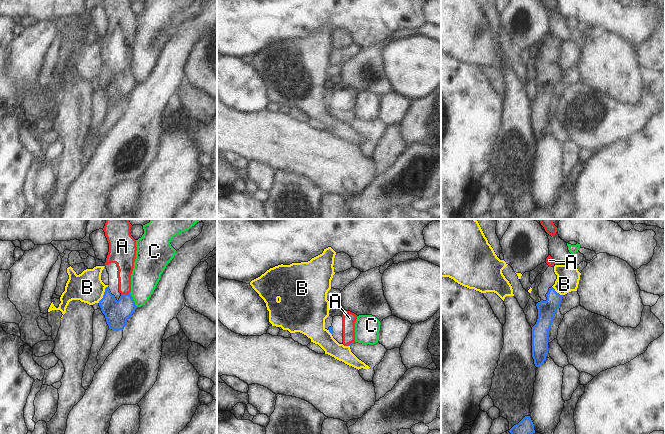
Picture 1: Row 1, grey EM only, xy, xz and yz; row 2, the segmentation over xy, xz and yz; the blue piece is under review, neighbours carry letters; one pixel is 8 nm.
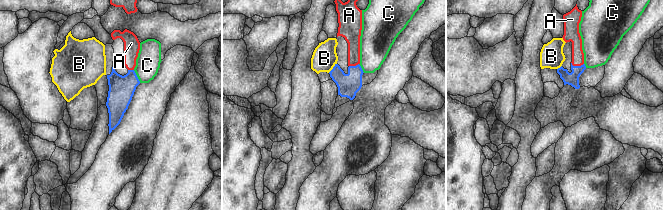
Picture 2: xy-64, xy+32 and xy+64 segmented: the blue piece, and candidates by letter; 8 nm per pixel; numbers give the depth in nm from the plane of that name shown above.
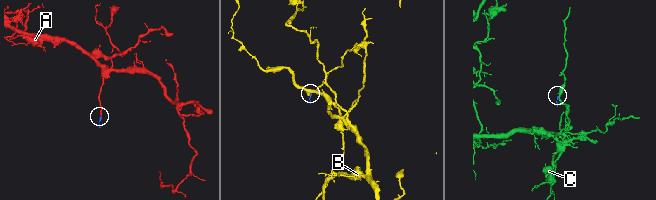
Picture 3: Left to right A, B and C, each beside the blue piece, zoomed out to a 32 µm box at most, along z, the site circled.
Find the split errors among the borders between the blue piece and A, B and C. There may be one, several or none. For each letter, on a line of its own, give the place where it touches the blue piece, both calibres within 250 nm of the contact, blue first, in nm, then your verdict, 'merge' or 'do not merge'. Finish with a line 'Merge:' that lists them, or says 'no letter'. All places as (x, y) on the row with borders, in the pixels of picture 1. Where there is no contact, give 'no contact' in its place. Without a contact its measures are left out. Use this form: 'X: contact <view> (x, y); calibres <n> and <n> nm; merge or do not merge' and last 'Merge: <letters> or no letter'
A: contact xy (125, 294); calibres 200 and 140 nm; merge
B: contact xy (104, 294); calibres 200 and 240 nm; do not merge
C: contact xy (133, 300); calibres 200 and 220 nm; do not merge
Merge: A

